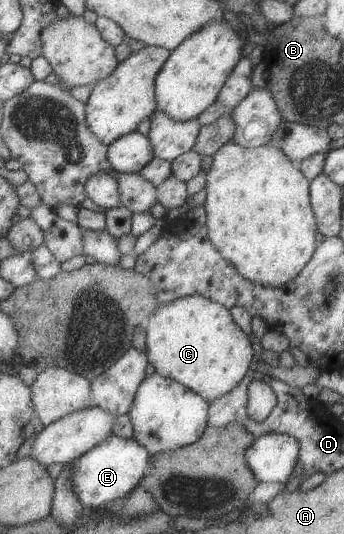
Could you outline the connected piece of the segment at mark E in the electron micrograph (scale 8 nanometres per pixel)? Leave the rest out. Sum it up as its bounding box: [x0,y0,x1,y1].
[72,435,152,507]

